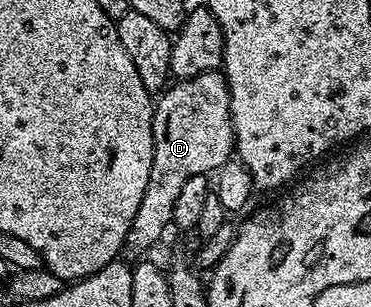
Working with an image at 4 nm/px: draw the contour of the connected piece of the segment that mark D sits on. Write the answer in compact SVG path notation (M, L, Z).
M211 70L205 74L199 74L193 78L182 78L173 81L155 99L154 109L152 111L152 131L154 132L154 164L150 164L150 180L146 180L146 192L142 192L142 204L138 204L138 212L134 216L134 224L130 224L130 232L128 233L127 249L132 250L148 250L160 237L164 234L164 229L169 229L172 220L172 209L174 208L174 200L178 200L178 192L182 188L182 184L186 184L186 180L190 180L190 176L198 176L199 174L211 175L220 169L222 164L226 164L233 157L236 149L236 137L232 131L232 117L230 116L230 92L228 91L228 82L225 80L223 73Z

